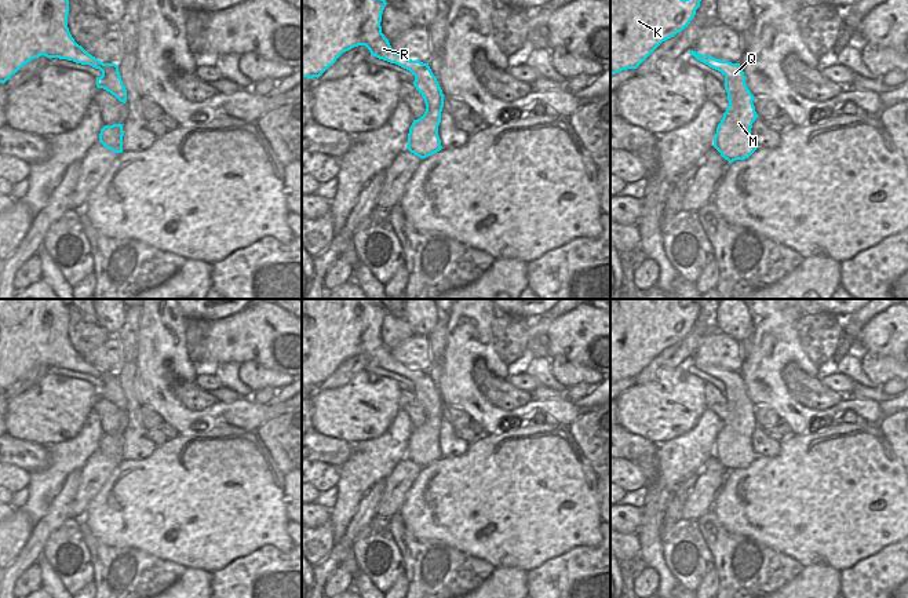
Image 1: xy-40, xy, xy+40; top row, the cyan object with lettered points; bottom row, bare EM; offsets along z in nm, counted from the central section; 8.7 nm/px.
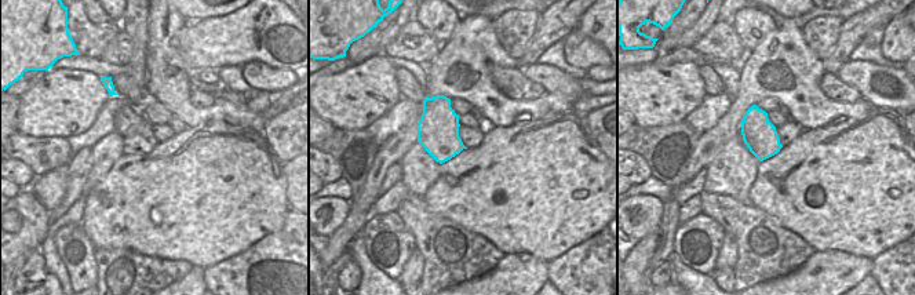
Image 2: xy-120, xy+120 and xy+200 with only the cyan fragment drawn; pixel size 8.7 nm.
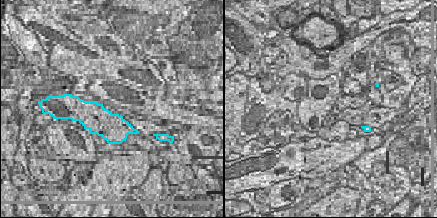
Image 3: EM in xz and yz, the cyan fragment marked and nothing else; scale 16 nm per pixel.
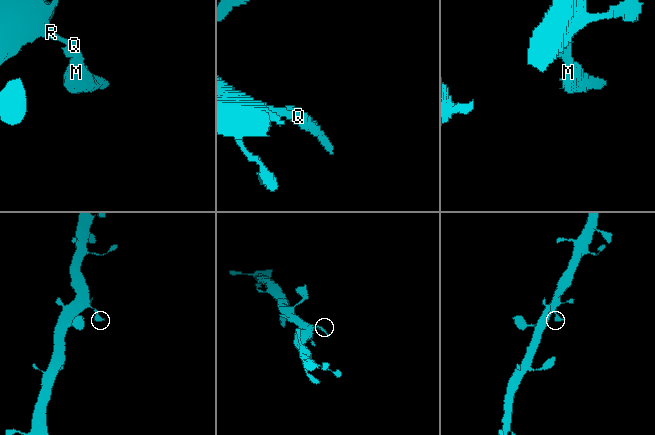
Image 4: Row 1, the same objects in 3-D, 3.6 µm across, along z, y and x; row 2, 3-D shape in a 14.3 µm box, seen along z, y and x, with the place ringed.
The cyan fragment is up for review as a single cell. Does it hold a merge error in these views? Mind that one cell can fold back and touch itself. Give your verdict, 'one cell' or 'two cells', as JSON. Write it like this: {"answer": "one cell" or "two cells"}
{"answer": "one cell"}

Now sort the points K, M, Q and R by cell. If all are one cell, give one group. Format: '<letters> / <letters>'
K M Q R

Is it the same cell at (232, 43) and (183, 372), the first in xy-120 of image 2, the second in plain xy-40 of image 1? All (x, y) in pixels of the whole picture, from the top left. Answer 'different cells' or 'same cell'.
different cells

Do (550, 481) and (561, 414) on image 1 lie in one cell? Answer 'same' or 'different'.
different

